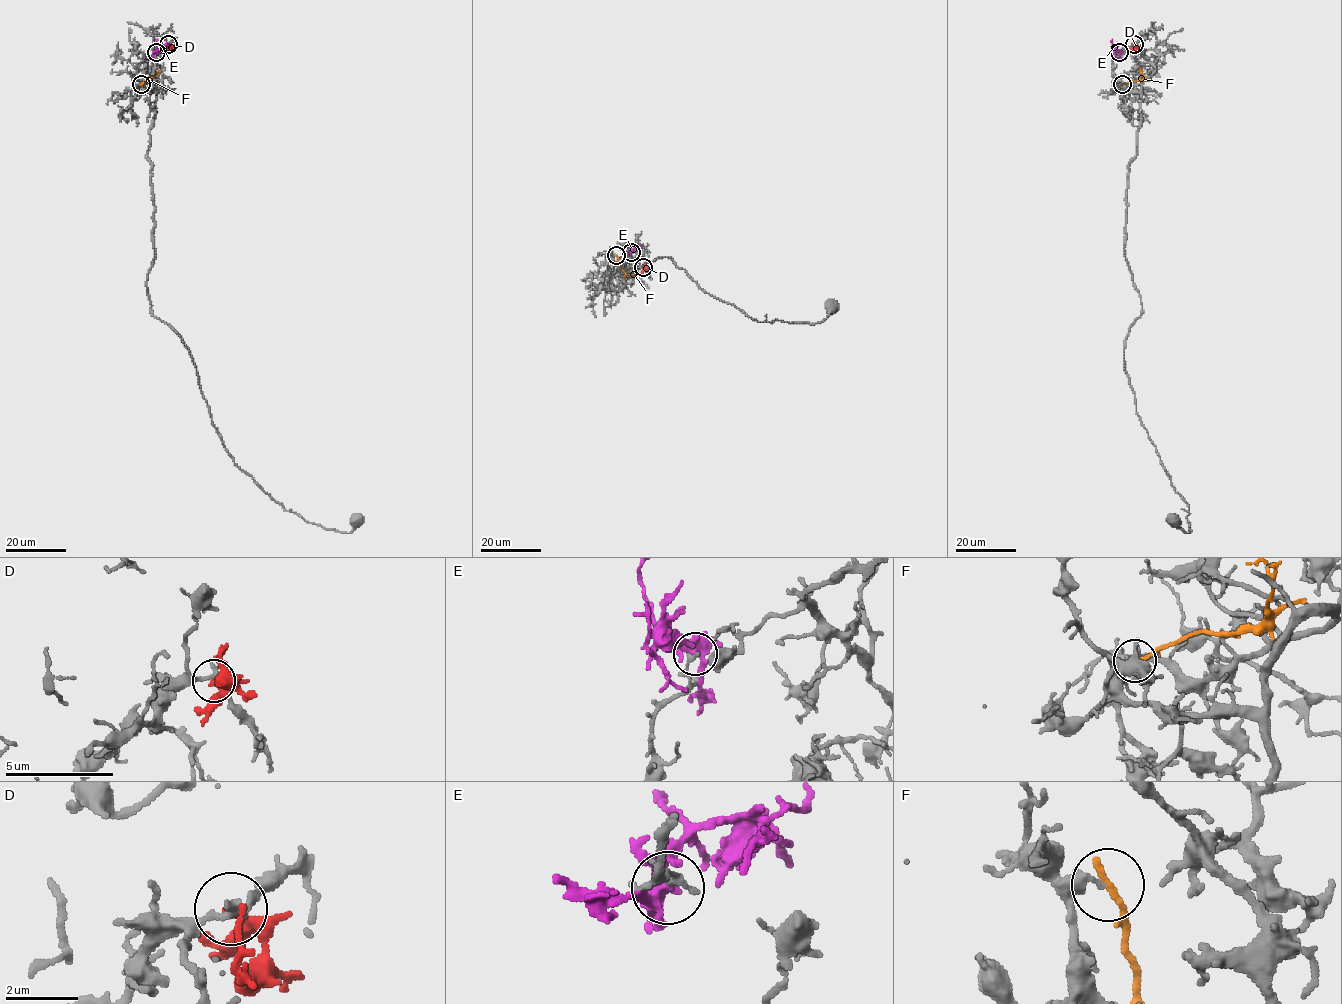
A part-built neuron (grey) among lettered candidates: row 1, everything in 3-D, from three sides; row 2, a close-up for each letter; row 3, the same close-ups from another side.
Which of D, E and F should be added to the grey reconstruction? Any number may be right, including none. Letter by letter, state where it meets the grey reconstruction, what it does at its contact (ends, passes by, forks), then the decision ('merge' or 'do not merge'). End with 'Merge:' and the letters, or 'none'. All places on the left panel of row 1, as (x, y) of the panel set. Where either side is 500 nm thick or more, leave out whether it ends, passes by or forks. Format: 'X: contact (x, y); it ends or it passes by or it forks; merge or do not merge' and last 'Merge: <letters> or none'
D: contact (168, 44); it passes by; do not merge
E: contact (156, 52); it forks; do not merge
F: contact (141, 84); it ends; do not merge
Merge: none

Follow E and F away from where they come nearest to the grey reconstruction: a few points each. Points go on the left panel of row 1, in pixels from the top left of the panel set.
E: (156, 52), (165, 52), (168, 45)
F: (142, 84), (160, 68)

